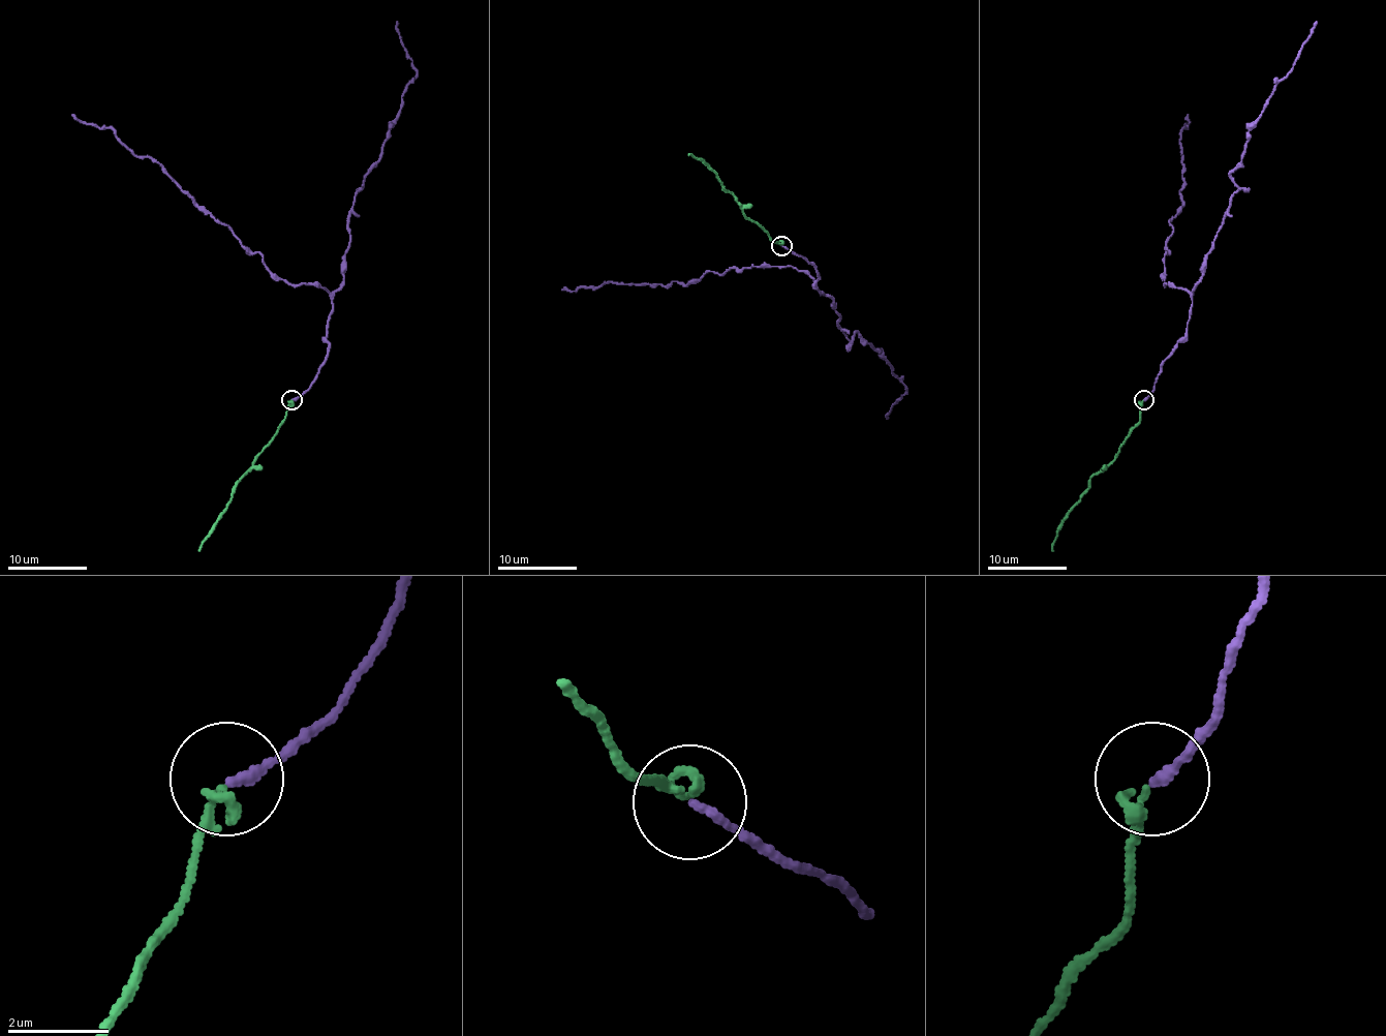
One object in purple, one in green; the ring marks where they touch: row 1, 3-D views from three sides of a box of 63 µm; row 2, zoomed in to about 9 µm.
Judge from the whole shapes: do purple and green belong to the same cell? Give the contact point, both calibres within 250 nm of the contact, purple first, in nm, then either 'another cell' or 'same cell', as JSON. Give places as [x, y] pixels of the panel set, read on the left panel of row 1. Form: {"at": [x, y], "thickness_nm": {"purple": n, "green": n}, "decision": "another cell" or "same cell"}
{"at": [291, 399], "thickness_nm": {"purple": 170, "green": 120}, "decision": "same cell"}

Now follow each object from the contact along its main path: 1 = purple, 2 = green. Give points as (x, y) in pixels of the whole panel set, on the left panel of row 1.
1: (291, 399), (328, 354), (332, 296), (280, 280), (155, 161), (72, 114)
2: (291, 401), (284, 423), (239, 480), (230, 501), (198, 551)

